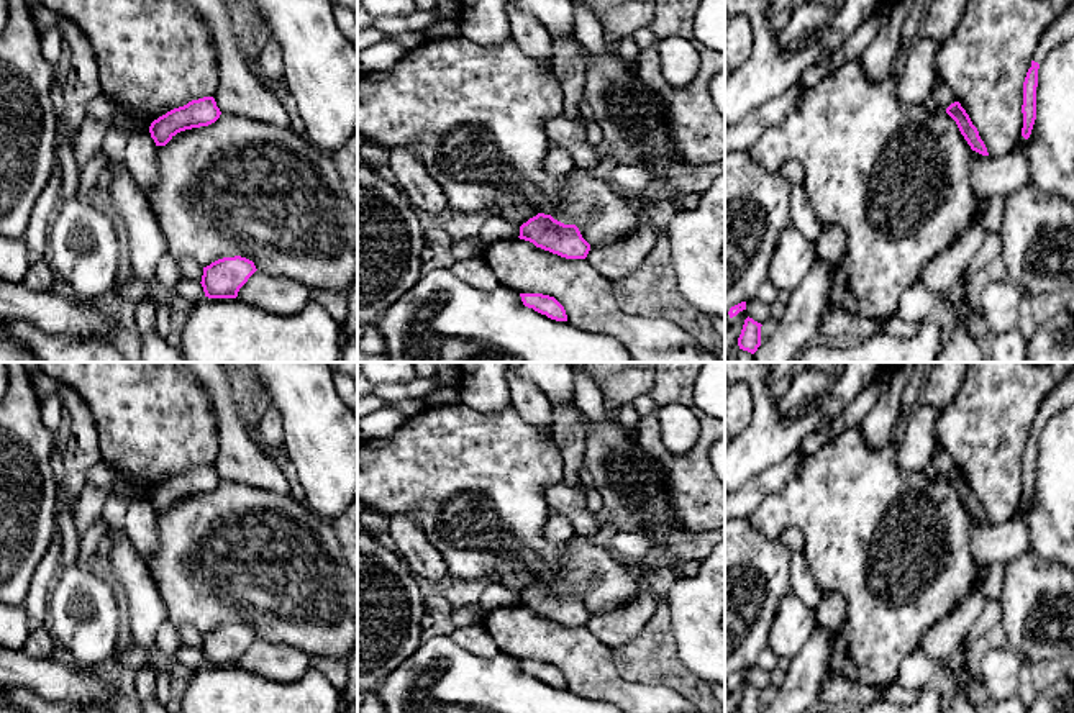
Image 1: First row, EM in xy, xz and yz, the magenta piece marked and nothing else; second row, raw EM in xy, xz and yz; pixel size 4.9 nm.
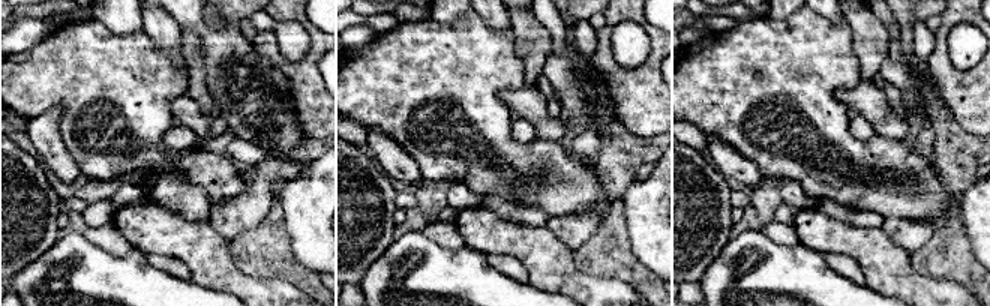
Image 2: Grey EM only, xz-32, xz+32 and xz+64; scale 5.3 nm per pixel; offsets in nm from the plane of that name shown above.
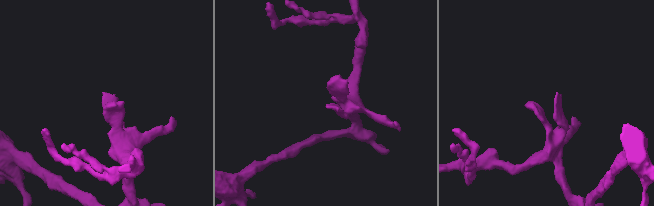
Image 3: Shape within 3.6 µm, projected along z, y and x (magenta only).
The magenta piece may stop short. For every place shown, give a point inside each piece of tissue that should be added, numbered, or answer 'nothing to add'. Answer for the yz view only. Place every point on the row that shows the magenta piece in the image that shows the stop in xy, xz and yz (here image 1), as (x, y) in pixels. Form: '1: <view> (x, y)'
nothing to add

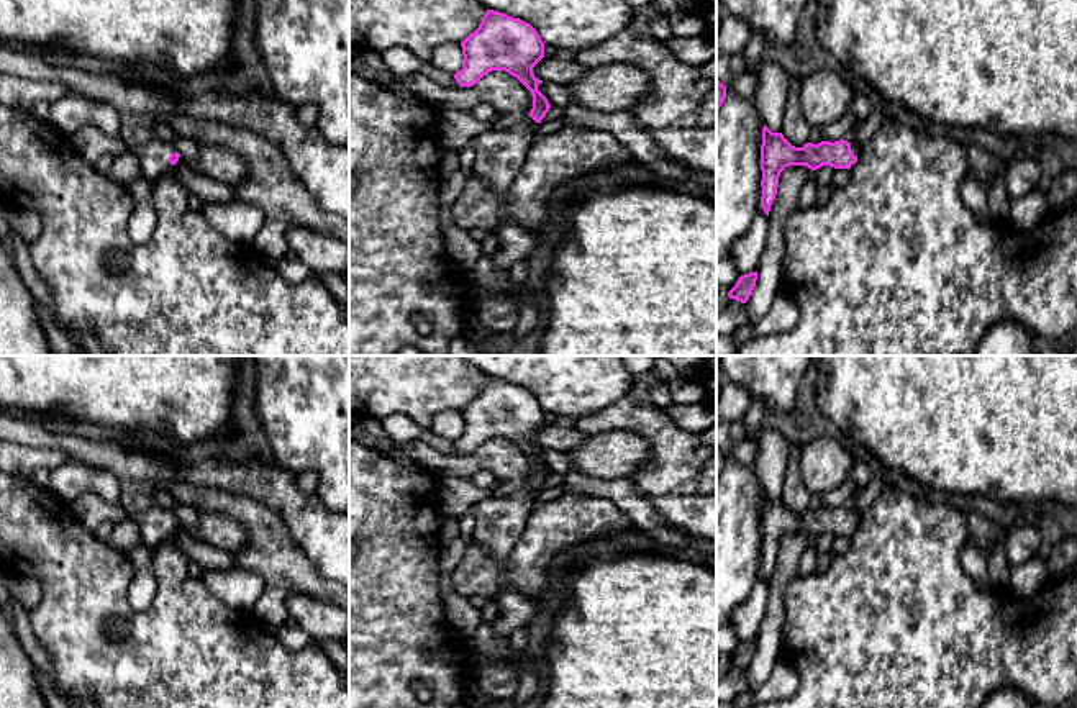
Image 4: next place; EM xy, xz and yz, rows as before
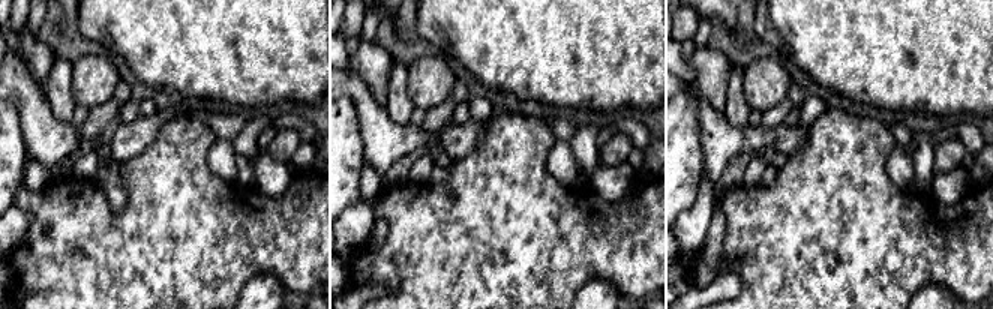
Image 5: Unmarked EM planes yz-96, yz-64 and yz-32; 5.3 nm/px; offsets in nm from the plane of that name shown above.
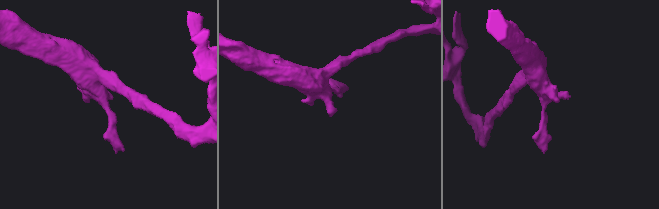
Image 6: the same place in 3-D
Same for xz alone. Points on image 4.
1: xz (499, 154)

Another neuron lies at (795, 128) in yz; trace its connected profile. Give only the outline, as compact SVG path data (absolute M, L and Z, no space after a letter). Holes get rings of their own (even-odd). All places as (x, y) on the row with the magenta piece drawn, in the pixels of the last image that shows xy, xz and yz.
M792 80L785 98L782 134L795 148L810 143L810 125L805 120L800 103L800 82Z

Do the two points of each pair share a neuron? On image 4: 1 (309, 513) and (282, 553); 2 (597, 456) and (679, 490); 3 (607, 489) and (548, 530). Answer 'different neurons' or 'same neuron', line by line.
1: different neurons
2: different neurons
3: different neurons

